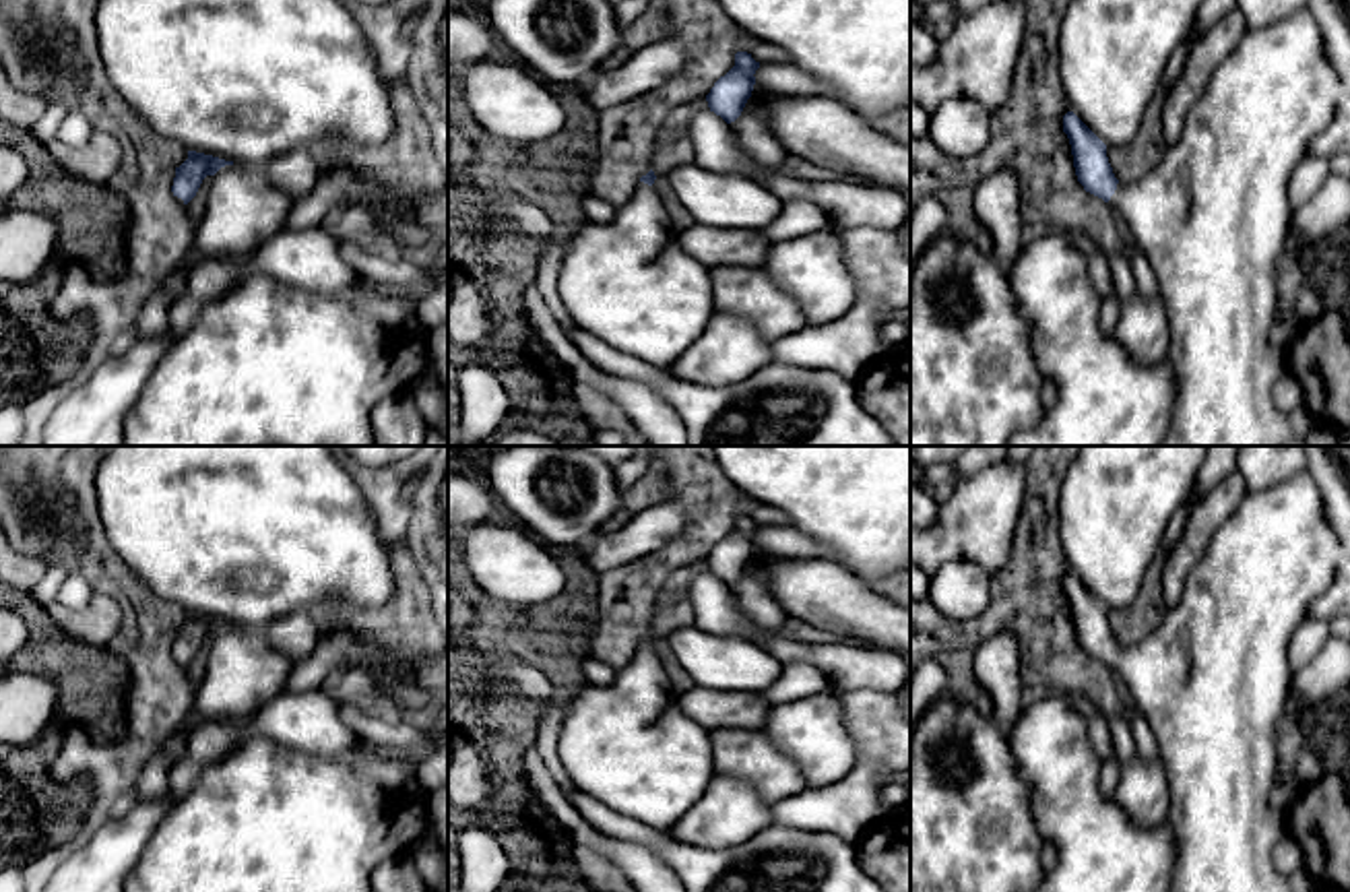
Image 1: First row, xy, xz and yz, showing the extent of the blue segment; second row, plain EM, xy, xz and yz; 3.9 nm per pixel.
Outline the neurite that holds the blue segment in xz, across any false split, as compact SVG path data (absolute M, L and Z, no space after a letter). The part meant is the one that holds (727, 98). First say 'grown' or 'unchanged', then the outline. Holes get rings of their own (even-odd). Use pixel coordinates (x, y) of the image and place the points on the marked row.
unchanged | M737 52L735 66L720 76L706 95L710 112L720 116L727 124L735 122L751 97L758 68L760 62L756 62L751 54Z

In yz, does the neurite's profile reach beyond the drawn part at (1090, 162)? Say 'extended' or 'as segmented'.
extended

